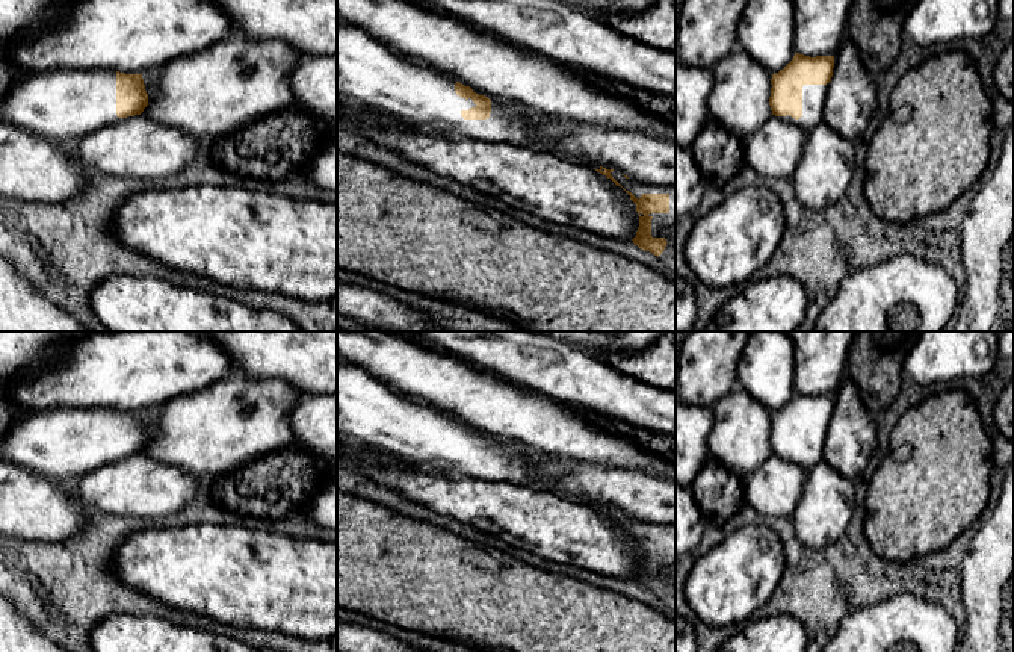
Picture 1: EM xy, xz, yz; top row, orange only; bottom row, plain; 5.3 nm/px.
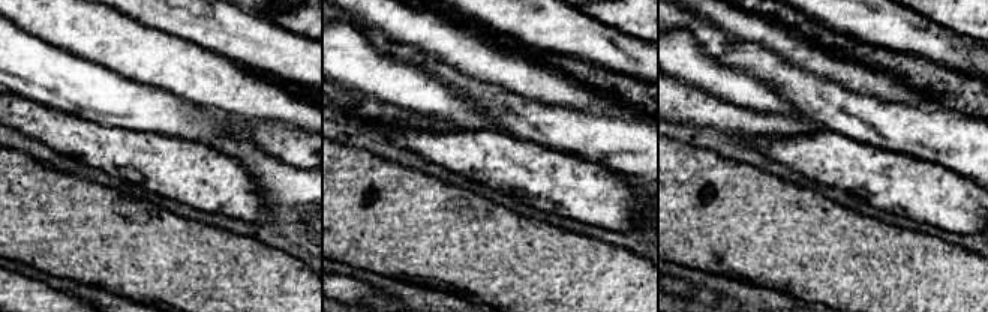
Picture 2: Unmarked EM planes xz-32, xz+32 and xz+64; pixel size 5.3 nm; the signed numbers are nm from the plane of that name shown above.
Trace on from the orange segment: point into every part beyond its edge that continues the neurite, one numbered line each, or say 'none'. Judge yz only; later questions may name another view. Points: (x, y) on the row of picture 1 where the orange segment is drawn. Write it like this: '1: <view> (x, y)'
1: yz (813, 96)

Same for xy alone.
1: xy (59, 105)

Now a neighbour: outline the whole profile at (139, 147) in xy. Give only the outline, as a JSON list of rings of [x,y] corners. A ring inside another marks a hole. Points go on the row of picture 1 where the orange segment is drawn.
[[[134,115],[88,133],[66,148],[94,172],[148,180],[178,174],[207,144],[174,126]]]

